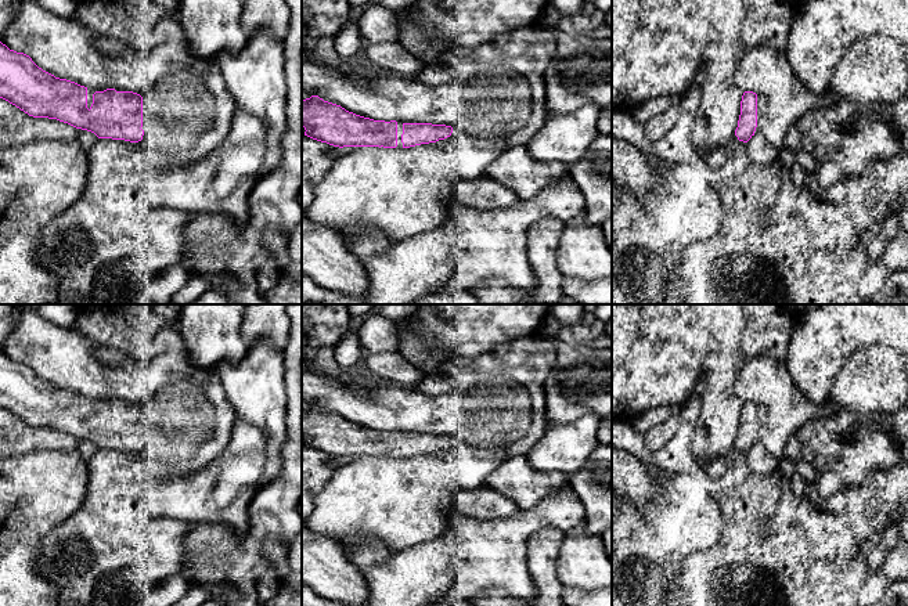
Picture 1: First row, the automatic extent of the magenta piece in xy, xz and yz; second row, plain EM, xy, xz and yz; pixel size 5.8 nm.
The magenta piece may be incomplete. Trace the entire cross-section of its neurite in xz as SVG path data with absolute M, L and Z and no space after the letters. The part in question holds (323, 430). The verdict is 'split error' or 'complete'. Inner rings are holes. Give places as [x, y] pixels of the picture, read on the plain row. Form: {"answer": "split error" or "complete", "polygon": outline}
{"answer": "complete", "polygon": "M318 405L302 408L305 446L334 457L397 457L397 432L374 430L324 411Z"}

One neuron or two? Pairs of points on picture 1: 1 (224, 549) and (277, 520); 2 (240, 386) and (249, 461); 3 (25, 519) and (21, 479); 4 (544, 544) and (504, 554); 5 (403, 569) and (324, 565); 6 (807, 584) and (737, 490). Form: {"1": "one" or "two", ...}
{"1": "one", "2": "two", "3": "one", "4": "two", "5": "two", "6": "one"}

